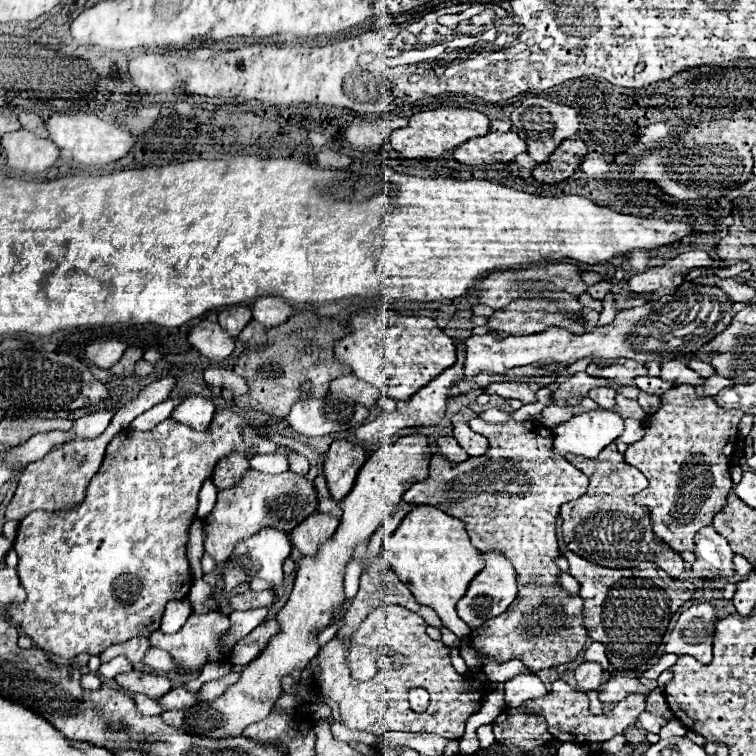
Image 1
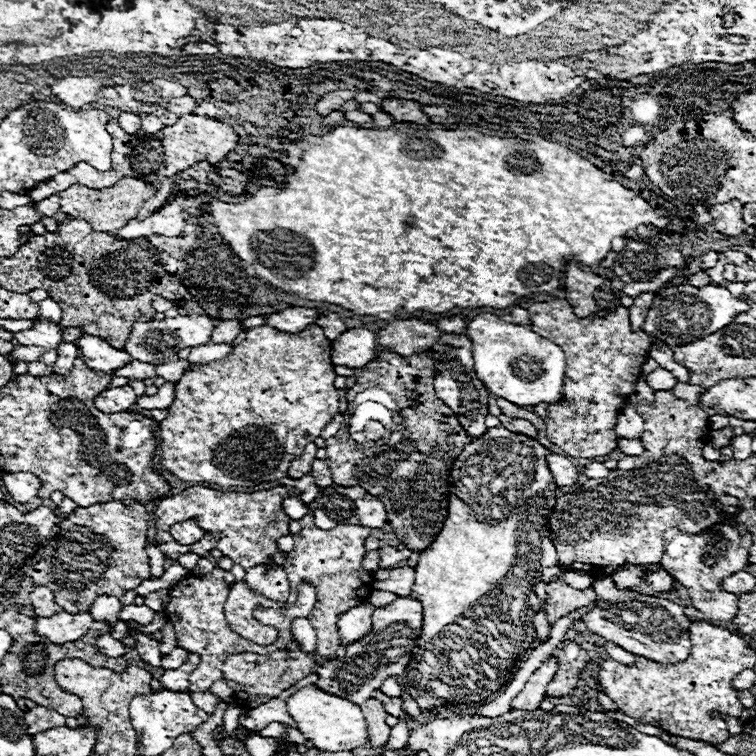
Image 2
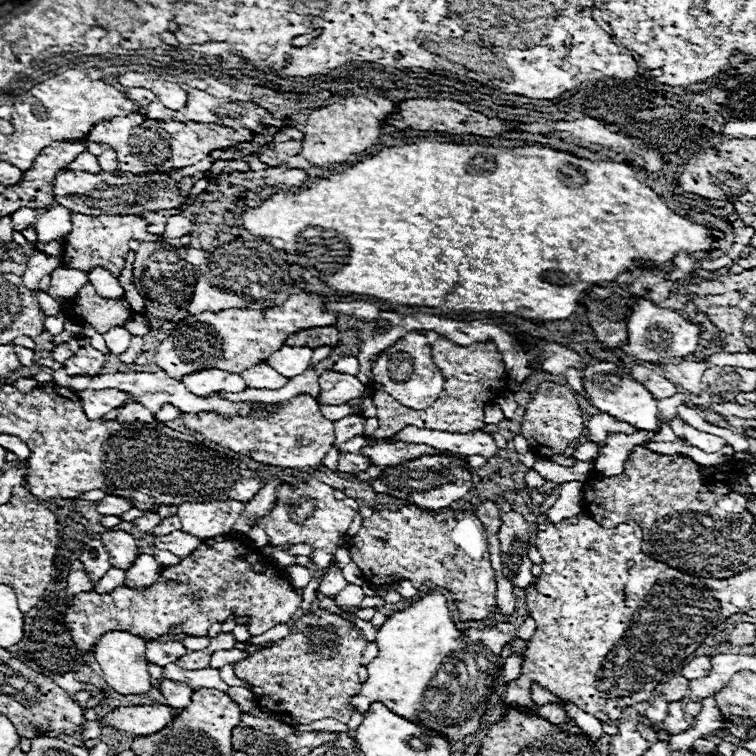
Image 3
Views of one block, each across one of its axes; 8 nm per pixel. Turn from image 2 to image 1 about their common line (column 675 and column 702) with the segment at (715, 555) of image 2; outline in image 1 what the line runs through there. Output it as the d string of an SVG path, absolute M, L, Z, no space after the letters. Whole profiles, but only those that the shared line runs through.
M712 526L702 528L702 532L696 534L696 562L692 564L692 578L724 578L734 576L734 564L728 542L716 534Z

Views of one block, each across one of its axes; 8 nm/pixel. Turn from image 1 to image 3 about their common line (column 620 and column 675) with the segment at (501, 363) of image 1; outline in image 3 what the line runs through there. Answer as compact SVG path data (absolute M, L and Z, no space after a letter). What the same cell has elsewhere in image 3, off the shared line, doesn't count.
M638 298L638 304L632 308L626 328L628 328L628 340L626 344L620 344L620 350L626 352L628 356L634 356L646 362L664 362L668 358L690 356L694 354L702 334L702 324L688 322L676 310L662 308L646 298Z

